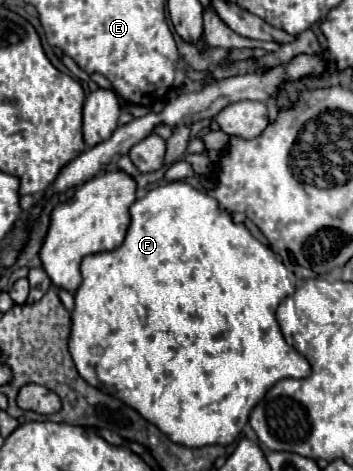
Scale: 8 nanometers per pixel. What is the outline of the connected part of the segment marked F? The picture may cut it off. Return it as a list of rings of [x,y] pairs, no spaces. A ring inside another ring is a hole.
[[[170,182],[150,190],[144,198],[132,204],[130,216],[132,222],[122,246],[110,252],[90,254],[82,260],[82,284],[74,292],[76,306],[72,312],[72,332],[68,338],[68,350],[72,354],[76,370],[94,388],[112,390],[142,418],[158,426],[172,442],[188,448],[200,448],[210,444],[228,446],[238,438],[238,434],[248,422],[250,410],[262,400],[262,396],[272,384],[276,384],[282,378],[306,378],[310,374],[308,360],[304,360],[300,352],[292,350],[286,344],[280,326],[274,318],[274,310],[278,308],[280,300],[296,290],[296,276],[276,258],[276,254],[266,244],[256,240],[244,224],[232,222],[232,216],[220,208],[216,198],[192,188],[188,182]]]

